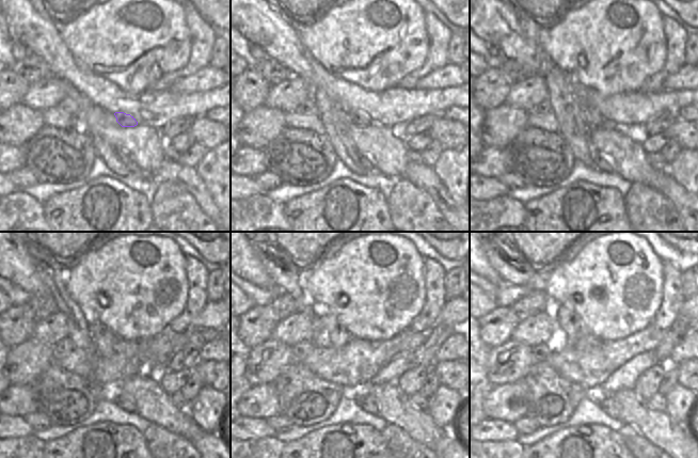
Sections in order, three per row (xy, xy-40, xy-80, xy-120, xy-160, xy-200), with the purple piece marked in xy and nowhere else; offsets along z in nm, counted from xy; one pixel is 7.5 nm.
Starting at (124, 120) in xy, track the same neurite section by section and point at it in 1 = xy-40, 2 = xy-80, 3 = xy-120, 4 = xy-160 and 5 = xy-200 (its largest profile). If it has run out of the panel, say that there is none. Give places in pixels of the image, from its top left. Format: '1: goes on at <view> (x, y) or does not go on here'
1: goes on at xy-40 (360, 119)
2: goes on at xy-80 (590, 114)
3: goes on at xy-120 (102, 338)
4: goes on at xy-160 (336, 335)
5: goes on at xy-200 (569, 328)

